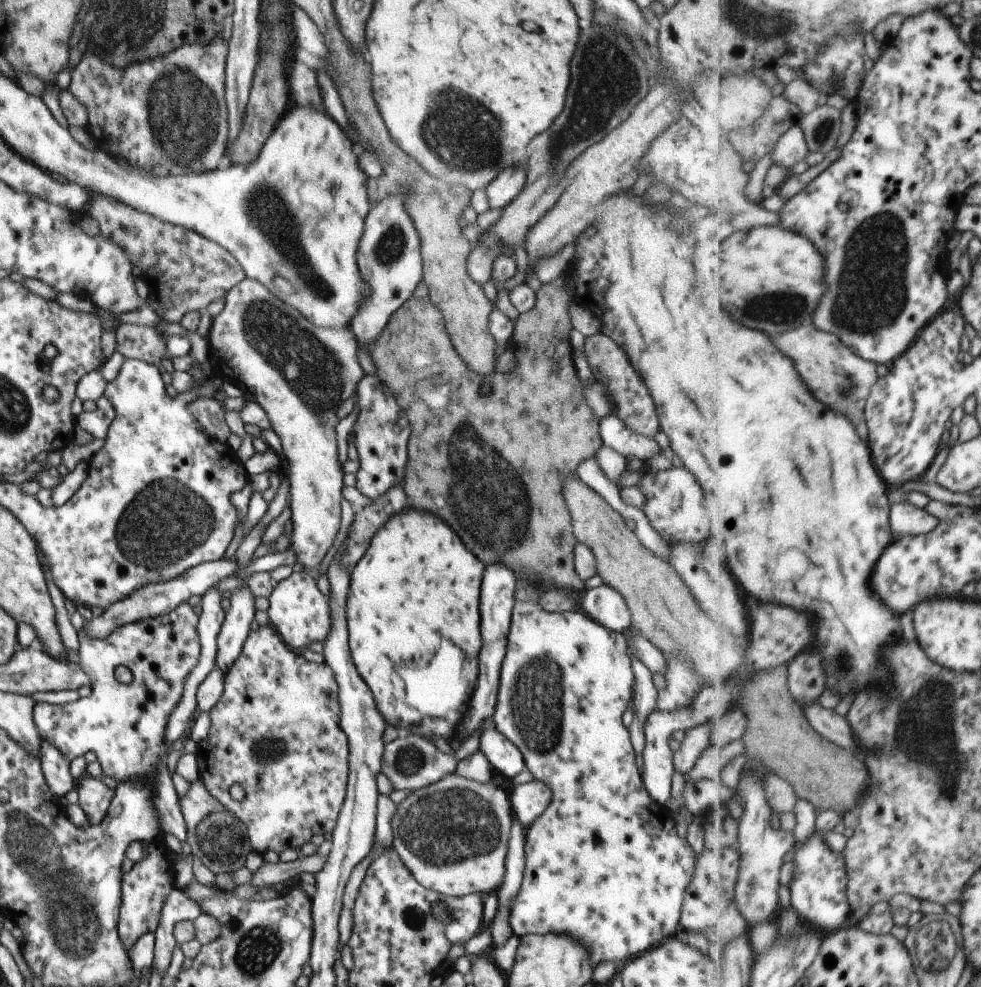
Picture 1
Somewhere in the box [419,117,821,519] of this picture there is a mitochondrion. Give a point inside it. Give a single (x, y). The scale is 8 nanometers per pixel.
(776, 307)

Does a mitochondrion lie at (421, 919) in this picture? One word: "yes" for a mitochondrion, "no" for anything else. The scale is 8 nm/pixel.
yes

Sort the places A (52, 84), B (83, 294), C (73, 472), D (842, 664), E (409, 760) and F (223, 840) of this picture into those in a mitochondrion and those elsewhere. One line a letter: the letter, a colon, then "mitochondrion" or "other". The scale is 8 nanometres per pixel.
A: other
B: other
C: other
D: mitochondrion
E: mitochondrion
F: mitochondrion

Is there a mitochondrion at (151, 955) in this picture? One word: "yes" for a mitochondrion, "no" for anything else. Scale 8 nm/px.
no

